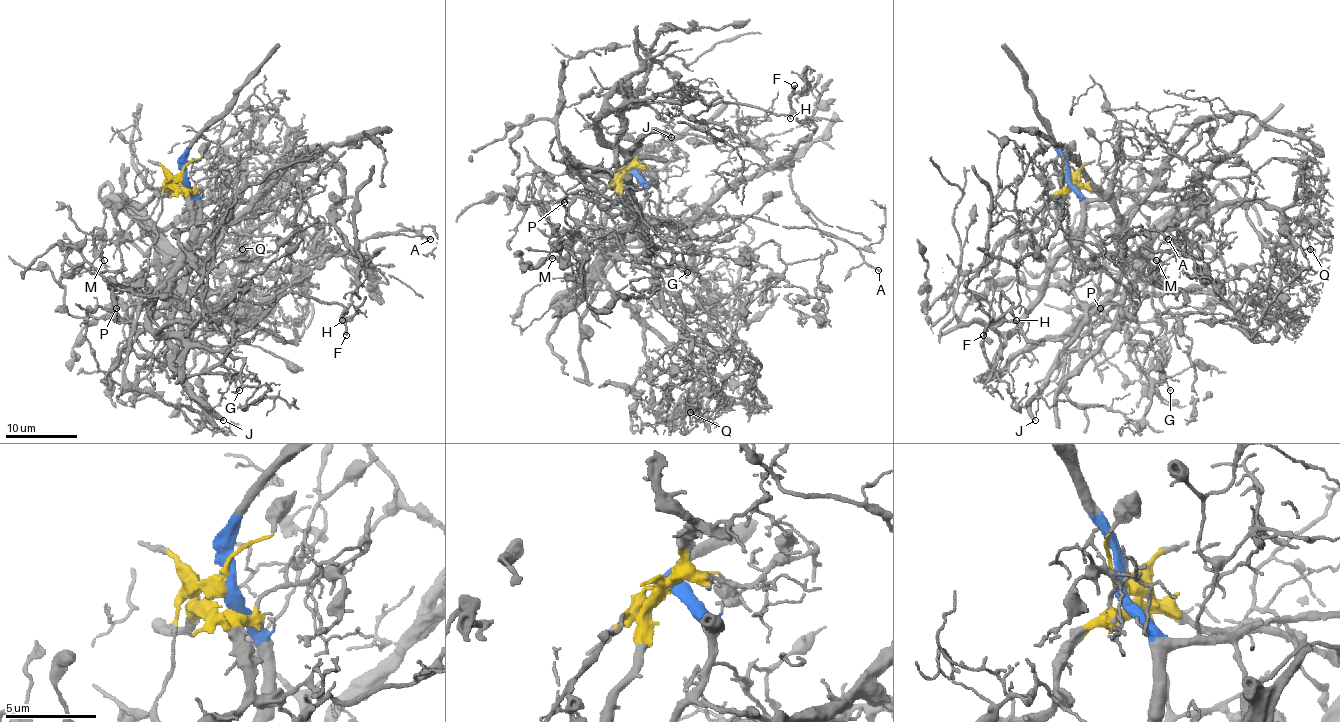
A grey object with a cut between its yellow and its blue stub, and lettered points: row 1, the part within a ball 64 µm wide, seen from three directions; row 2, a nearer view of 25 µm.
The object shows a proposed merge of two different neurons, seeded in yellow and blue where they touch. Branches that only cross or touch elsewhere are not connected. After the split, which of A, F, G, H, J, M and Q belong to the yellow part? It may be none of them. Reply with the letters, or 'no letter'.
G, J, M, Q

